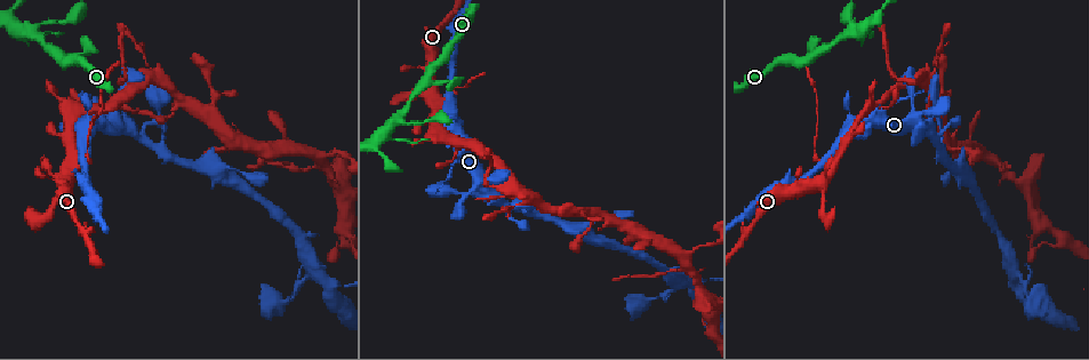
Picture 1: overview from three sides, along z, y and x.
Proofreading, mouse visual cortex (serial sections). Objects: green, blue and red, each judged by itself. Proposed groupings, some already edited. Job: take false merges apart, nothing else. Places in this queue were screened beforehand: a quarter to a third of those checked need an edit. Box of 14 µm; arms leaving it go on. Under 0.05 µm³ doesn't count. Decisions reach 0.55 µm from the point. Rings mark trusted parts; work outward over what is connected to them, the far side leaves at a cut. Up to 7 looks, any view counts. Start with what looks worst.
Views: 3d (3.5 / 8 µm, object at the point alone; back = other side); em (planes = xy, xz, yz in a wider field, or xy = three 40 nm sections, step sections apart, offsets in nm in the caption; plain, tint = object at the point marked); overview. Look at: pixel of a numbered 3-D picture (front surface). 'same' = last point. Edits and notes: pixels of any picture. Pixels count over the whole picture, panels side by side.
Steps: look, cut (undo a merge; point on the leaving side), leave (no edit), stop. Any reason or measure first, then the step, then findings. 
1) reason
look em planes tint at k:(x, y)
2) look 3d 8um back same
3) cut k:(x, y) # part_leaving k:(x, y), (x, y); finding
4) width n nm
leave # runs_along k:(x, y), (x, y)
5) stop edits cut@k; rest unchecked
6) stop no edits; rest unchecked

sharp bend
look 3d 3.5um at 1:(85, 54)

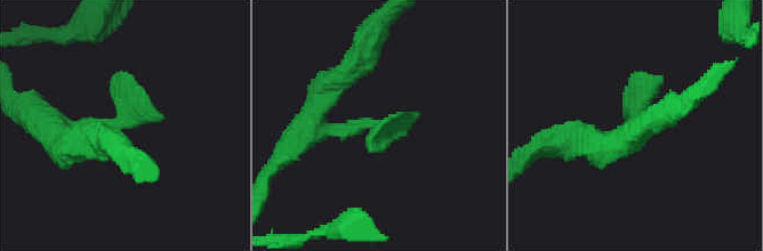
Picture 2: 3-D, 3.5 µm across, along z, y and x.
now the EM
look em xy step 3 tint at 2:(374, 124)

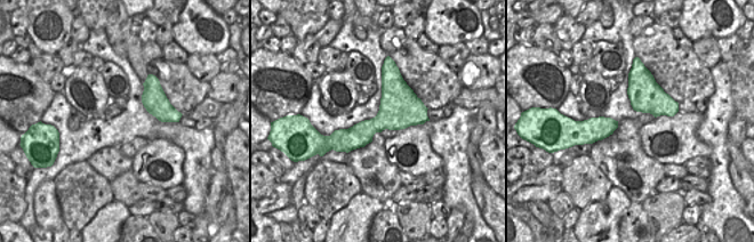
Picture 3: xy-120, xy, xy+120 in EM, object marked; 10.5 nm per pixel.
cut it another way
look em xy step 1 tint same

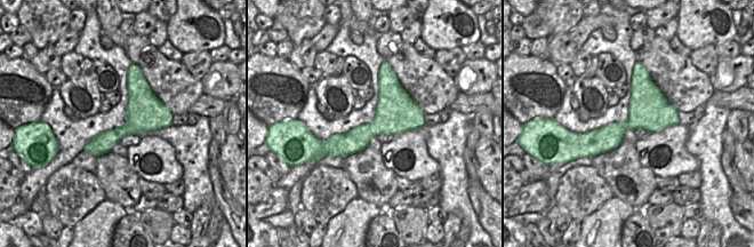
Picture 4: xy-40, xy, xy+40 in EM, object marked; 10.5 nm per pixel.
leave # runs_along 2:(57, 144), (130, 112), (113, 77); all the same cell

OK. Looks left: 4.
calibre changes
look 3d 8um at 1:(141, 129)

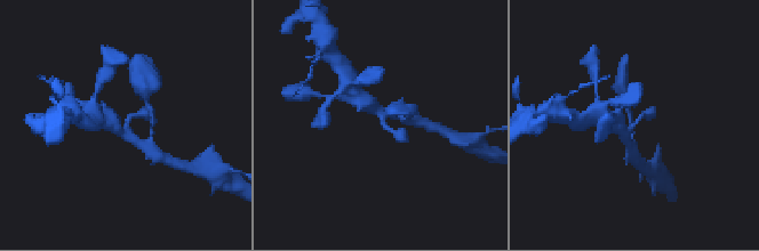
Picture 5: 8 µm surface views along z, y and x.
closer look
look 3d 3.5um at 5:(383, 122)

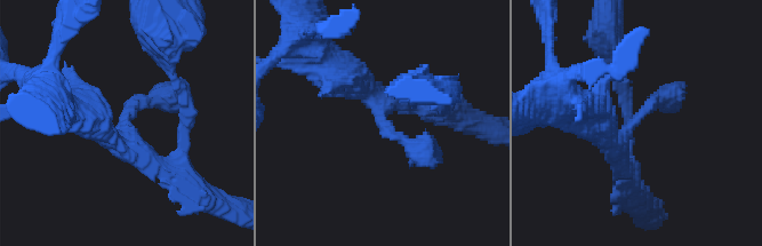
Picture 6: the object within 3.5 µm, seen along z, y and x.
now the EM
look em xy step 2 tint at 6:(642, 115)

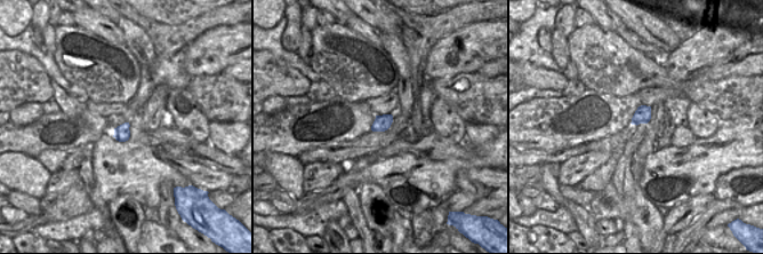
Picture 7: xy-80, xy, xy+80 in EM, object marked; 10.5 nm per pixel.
leave # runs_along 6:(350, 80), (430, 165); continuous, no second cell

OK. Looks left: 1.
stop no edits; rest unchecked

